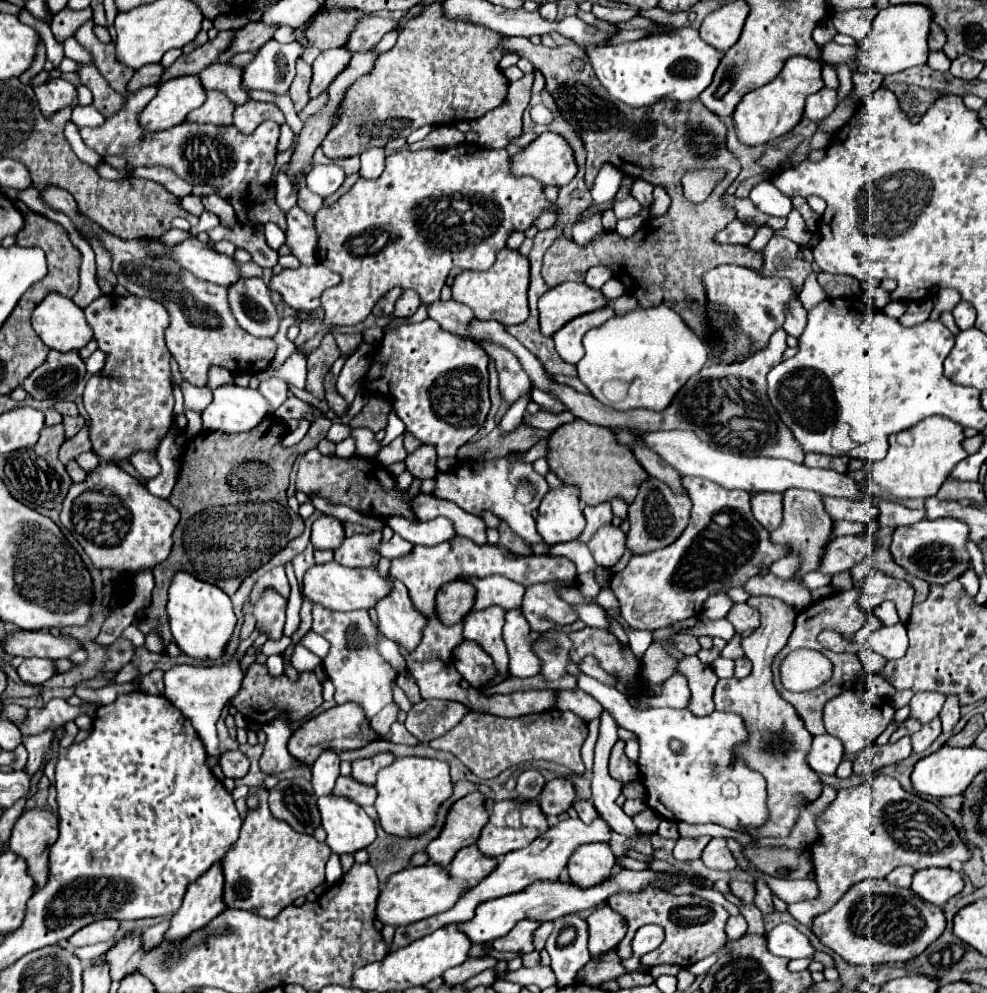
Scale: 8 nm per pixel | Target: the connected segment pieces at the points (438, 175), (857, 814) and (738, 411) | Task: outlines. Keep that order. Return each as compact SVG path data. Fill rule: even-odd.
M467 142L465 144L459 144L459 146L453 146L453 148L447 148L447 150L419 150L419 152L411 152L411 150L403 148L403 150L397 150L397 152L387 154L387 166L385 166L383 174L377 180L363 180L363 178L359 178L355 182L355 186L345 196L341 196L337 200L337 204L333 204L331 208L321 208L315 214L315 226L317 226L317 238L319 238L319 242L317 242L319 262L325 268L341 274L343 282L337 284L335 288L329 288L327 292L323 292L323 298L321 300L323 300L325 318L321 322L319 332L313 338L309 338L305 344L301 344L299 346L299 352L303 356L307 356L307 354L311 354L311 350L317 350L319 348L319 342L323 340L323 336L327 332L331 332L335 326L355 326L355 324L363 322L371 314L371 308L375 306L375 302L383 294L387 294L391 288L403 288L403 290L405 288L413 288L421 296L421 302L423 304L437 302L439 300L439 292L441 292L441 288L443 288L445 278L449 276L449 272L453 272L453 270L487 270L495 262L497 252L505 248L505 242L507 242L507 238L509 238L511 232L515 232L515 230L525 232L527 228L531 228L535 224L535 220L539 218L539 214L545 212L545 210L557 212L555 202L547 202L547 198L543 194L543 186L535 178L531 178L531 176L519 176L517 178L511 172L511 164L509 162L511 162L511 158L509 158L507 150L489 150L489 148L483 148L479 144L467 144Z
M877 776L873 782L839 790L835 802L817 820L819 840L811 846L817 870L819 898L791 904L787 912L803 926L829 910L853 884L867 878L885 878L897 866L949 868L951 862L967 862L971 850L959 836L955 824L933 802L911 794L891 776Z
M473 320L471 322L471 332L475 336L481 338L489 338L497 344L503 344L509 350L515 350L515 356L523 362L523 368L527 370L531 382L541 388L547 390L551 394L555 394L567 408L569 412L573 412L577 418L589 422L589 424L599 424L605 428L629 428L635 432L649 432L649 430L693 430L701 440L705 440L709 446L715 446L719 450L727 450L727 452L735 452L735 454L747 454L747 456L779 456L779 458L787 458L791 462L803 462L803 450L801 446L795 442L795 436L791 434L791 430L787 430L787 426L783 426L783 422L779 422L779 414L775 414L775 408L771 406L769 398L767 398L767 374L771 370L771 366L777 366L777 362L783 362L783 352L787 350L785 344L785 330L777 330L771 340L769 346L765 350L761 350L759 354L751 356L747 362L741 364L711 364L707 362L705 368L695 374L675 396L675 400L671 402L669 408L665 408L663 412L655 412L655 410L615 410L611 406L601 404L599 400L591 398L591 394L581 394L577 390L573 390L571 386L561 386L549 380L547 372L543 370L543 366L535 360L535 356L521 346L519 340L515 340L511 334L507 334L505 326L501 326L495 320L483 322L483 320Z

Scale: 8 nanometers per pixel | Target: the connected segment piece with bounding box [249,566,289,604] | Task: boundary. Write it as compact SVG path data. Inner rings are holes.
M277 566L277 568L269 570L267 574L263 574L257 580L257 584L255 584L255 588L253 588L251 596L249 596L251 604L255 604L259 600L259 594L263 594L263 590L269 590L269 588L275 590L277 594L281 594L283 598L289 598L289 582L287 582L283 566Z

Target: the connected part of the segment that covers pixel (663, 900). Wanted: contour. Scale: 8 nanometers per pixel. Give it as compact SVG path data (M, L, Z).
M651 888L651 890L641 890L639 894L613 894L607 900L607 904L617 914L621 914L627 920L627 926L629 926L627 936L617 946L617 956L621 960L625 960L633 954L631 940L633 940L635 932L645 924L659 924L665 930L663 944L655 952L641 956L641 964L645 964L645 966L677 964L677 966L689 968L691 964L695 964L695 962L711 956L713 952L717 952L727 942L725 922L729 918L729 912L723 906L701 900L697 896L675 896L671 892Z

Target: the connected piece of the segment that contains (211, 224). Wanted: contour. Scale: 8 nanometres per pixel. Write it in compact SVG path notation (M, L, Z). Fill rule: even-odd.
M204 210L204 212L200 215L199 224L195 231L189 231L189 233L191 236L196 236L199 232L206 232L207 230L218 226L219 223L219 218L215 214Z

